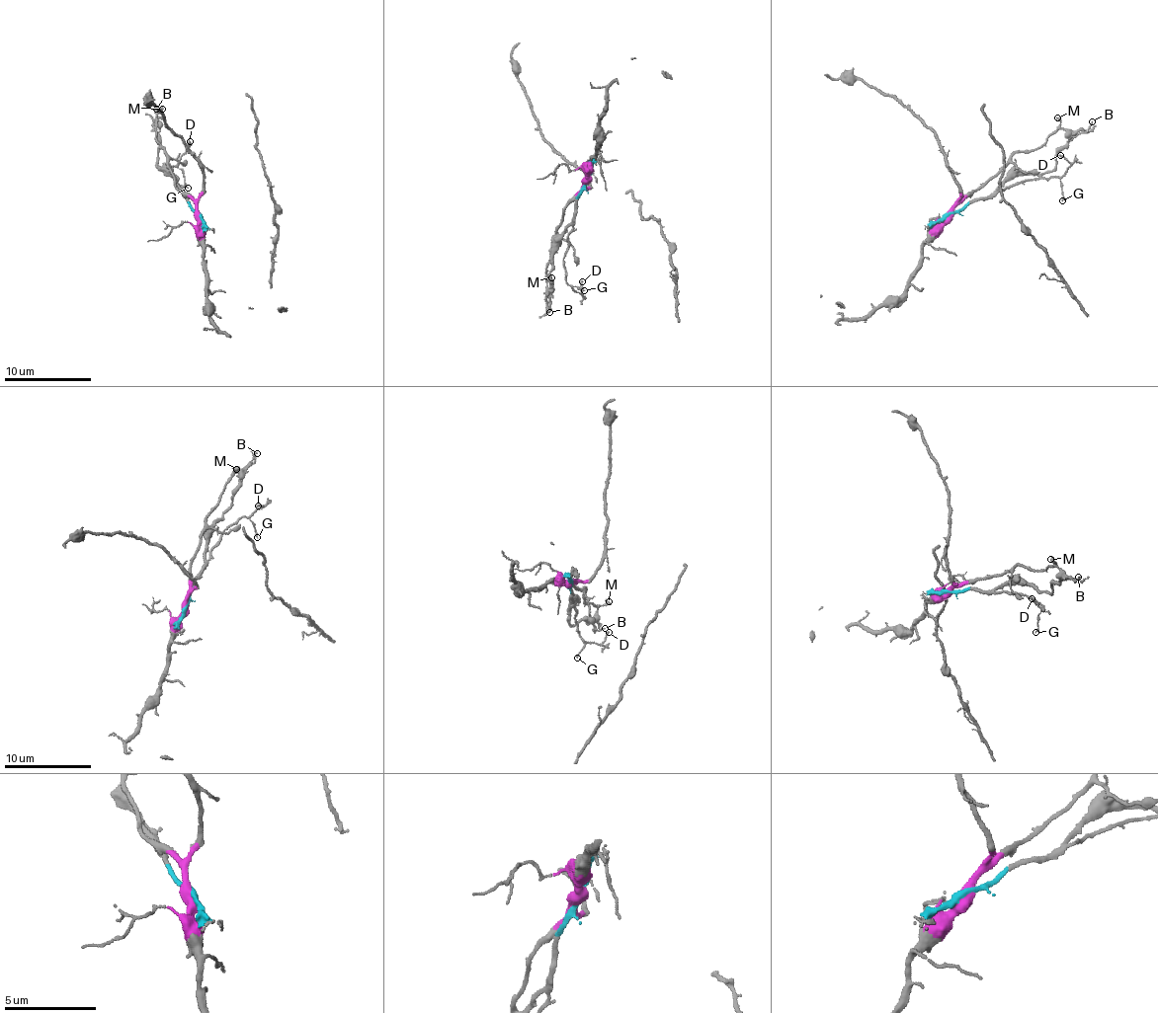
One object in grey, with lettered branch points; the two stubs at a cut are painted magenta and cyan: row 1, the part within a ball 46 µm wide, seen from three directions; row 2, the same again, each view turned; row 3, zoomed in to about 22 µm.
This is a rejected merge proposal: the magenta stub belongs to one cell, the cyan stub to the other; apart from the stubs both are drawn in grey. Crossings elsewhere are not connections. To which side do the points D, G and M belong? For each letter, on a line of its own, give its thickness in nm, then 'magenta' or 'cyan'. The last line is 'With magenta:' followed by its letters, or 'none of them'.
D: calibre 140 nm; cyan
G: calibre 110 nm; cyan
M: calibre 190 nm; magenta
With magenta: M

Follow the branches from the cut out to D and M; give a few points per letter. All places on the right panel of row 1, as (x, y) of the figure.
D: (949, 214), (970, 202), (987, 199), (1030, 179), (1060, 177), (1070, 166), (1059, 155)
M: (949, 214), (984, 186), (1016, 151), (1039, 149), (1058, 124), (1057, 117)

